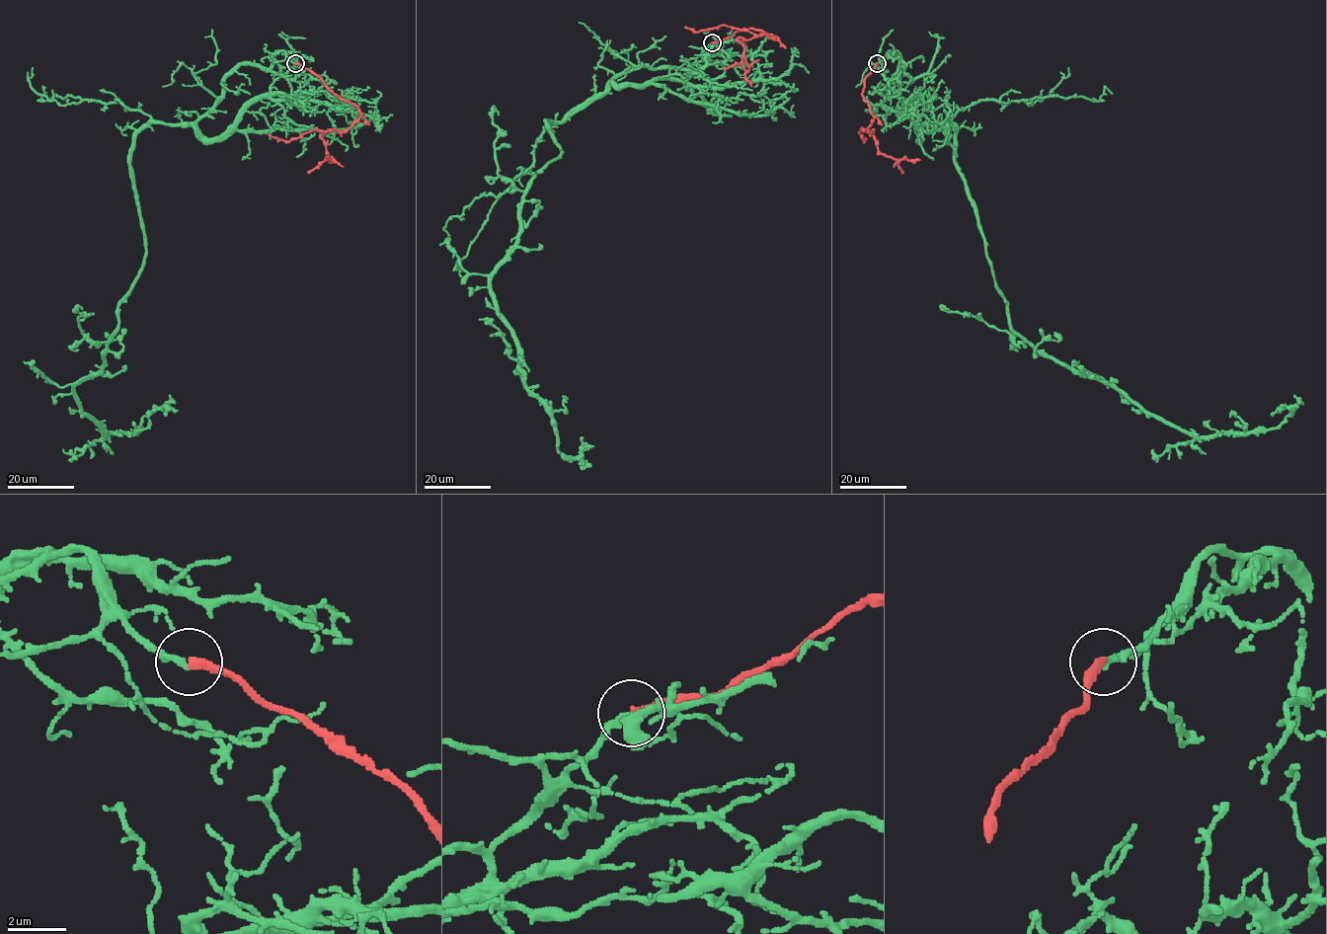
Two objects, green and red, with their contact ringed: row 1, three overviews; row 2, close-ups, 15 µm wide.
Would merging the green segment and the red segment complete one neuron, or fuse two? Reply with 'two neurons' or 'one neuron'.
two neurons

